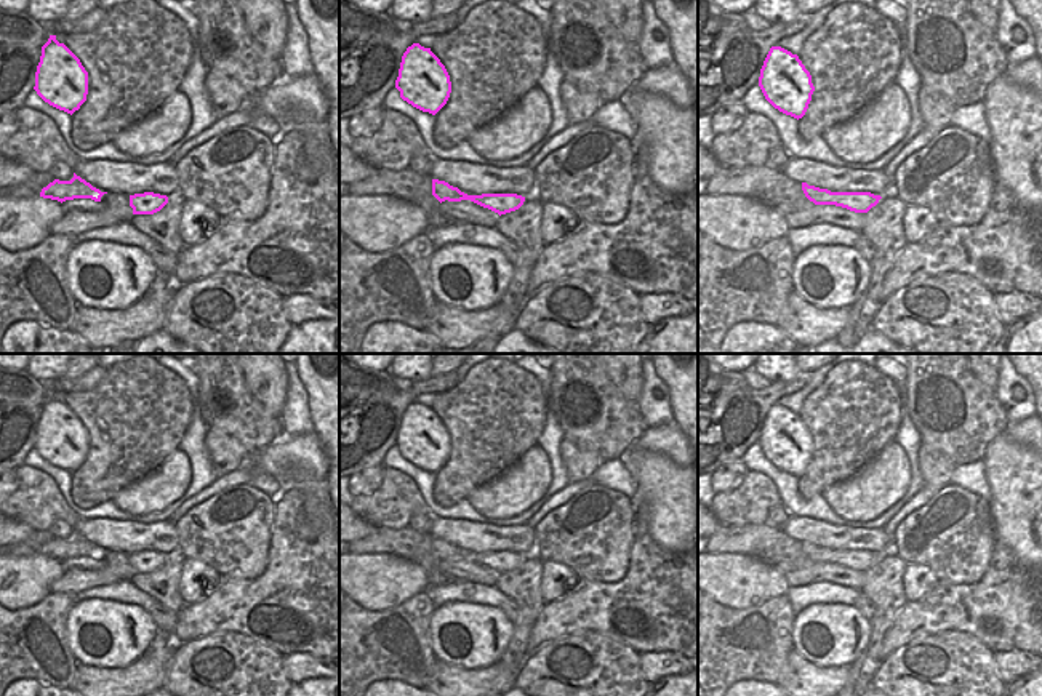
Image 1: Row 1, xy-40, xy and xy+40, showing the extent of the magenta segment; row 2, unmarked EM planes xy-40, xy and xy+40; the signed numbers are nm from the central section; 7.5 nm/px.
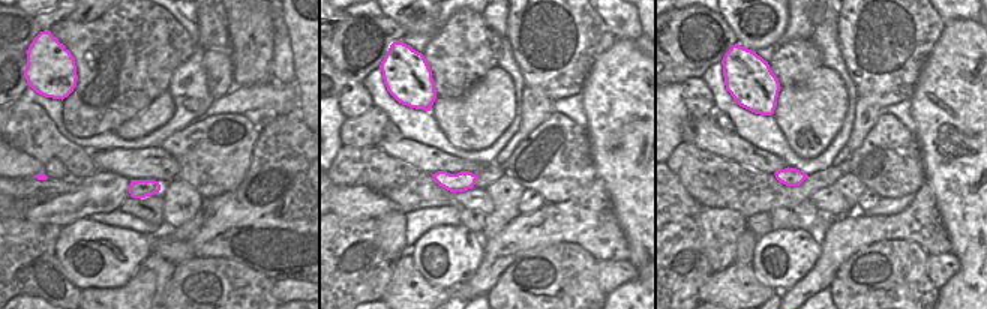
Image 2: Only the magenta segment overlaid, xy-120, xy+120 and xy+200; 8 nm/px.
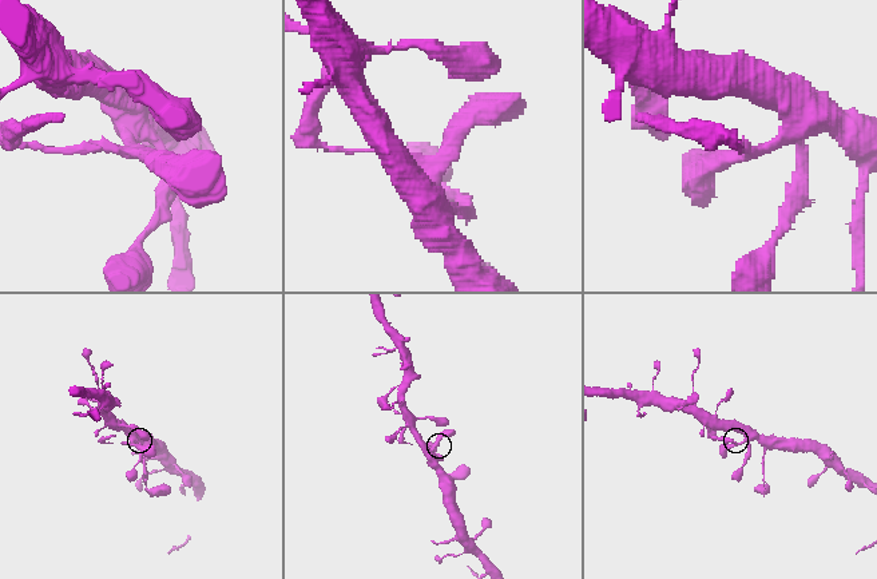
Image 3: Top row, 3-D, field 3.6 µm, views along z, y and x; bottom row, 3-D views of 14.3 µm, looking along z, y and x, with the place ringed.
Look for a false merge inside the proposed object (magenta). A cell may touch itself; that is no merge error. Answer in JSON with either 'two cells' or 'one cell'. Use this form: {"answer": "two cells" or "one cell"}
{"answer": "two cells"}

